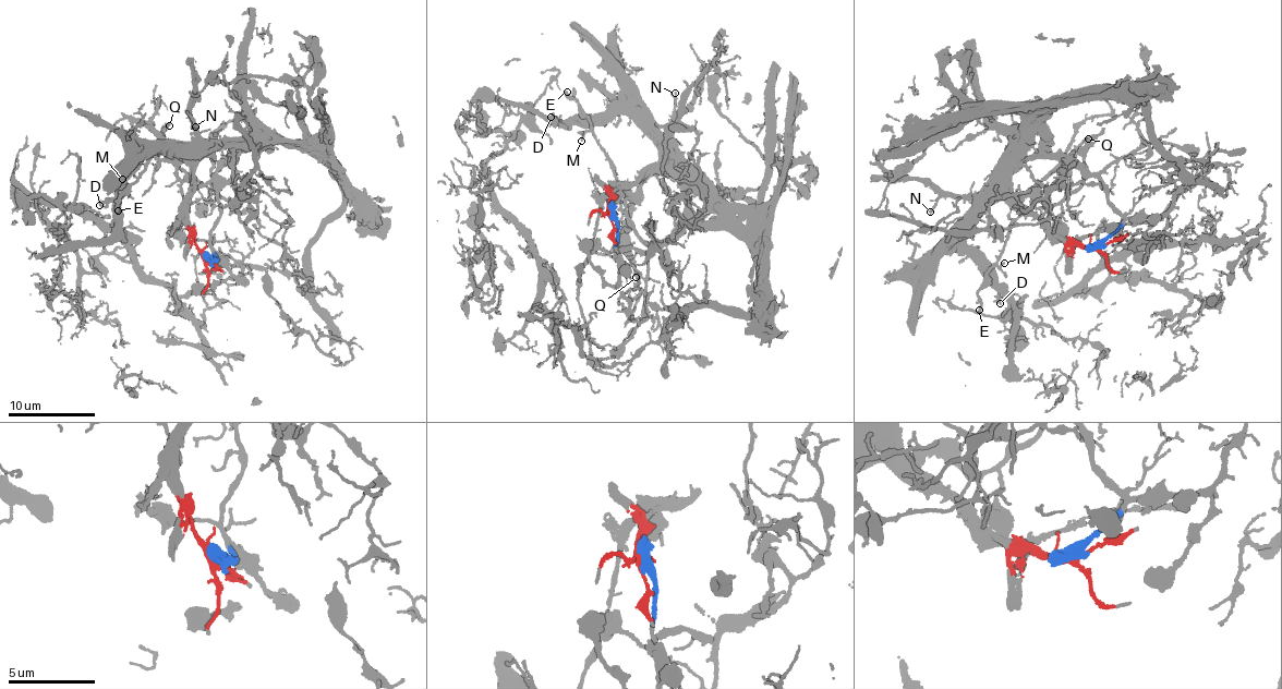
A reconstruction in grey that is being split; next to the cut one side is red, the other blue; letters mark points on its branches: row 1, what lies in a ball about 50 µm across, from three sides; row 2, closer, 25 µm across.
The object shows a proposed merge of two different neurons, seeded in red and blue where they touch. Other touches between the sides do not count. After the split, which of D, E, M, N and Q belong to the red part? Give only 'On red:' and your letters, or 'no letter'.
On red: D, N

